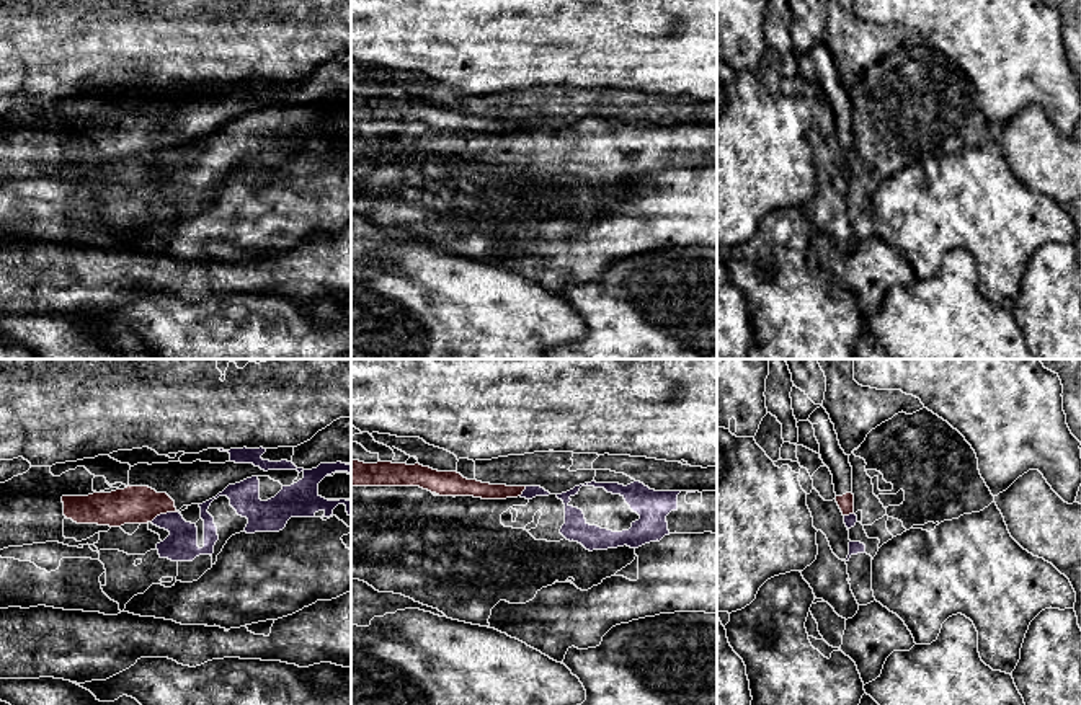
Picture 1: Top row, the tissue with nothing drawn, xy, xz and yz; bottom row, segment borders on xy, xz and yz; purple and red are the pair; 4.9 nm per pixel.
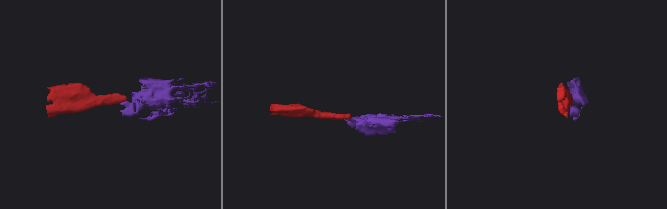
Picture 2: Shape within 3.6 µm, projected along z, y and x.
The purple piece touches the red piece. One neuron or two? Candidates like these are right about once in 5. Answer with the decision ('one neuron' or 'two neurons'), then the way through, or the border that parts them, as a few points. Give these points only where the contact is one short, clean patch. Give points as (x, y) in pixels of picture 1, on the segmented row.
two neurons; border xy (177, 511), (157, 514), (151, 521)

